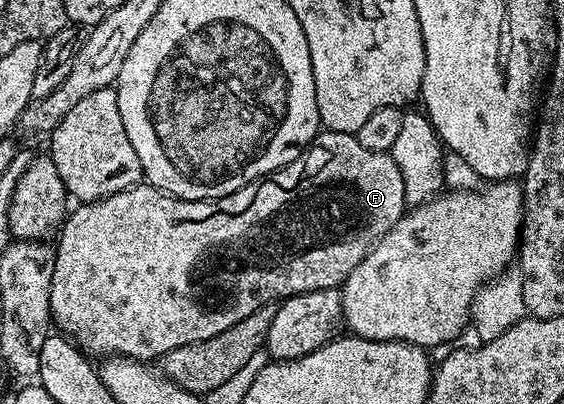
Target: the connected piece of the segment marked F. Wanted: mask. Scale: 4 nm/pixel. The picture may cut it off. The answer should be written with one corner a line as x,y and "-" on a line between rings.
329,130
316,135
311,146
301,157
297,157
297,161
254,179
249,185
220,199
178,199
176,195
168,195
158,187
130,187
92,203
79,203
76,211
74,208
64,218
63,225
57,232
59,243
57,242
51,282
51,318
62,334
70,337
84,352
92,356
121,355
128,359
155,361
181,345
189,345
189,339
196,343
209,337
217,337
217,333
225,333
225,329
237,325
237,321
245,321
249,313
261,309
261,305
266,303
282,301
313,289
342,288
349,273
353,273
353,269
361,265
363,258
375,248
376,241
389,233
393,225
397,225
408,207
401,170
394,164
394,159
388,152
365,149
365,145
361,145
361,141
357,141
354,134
346,135

